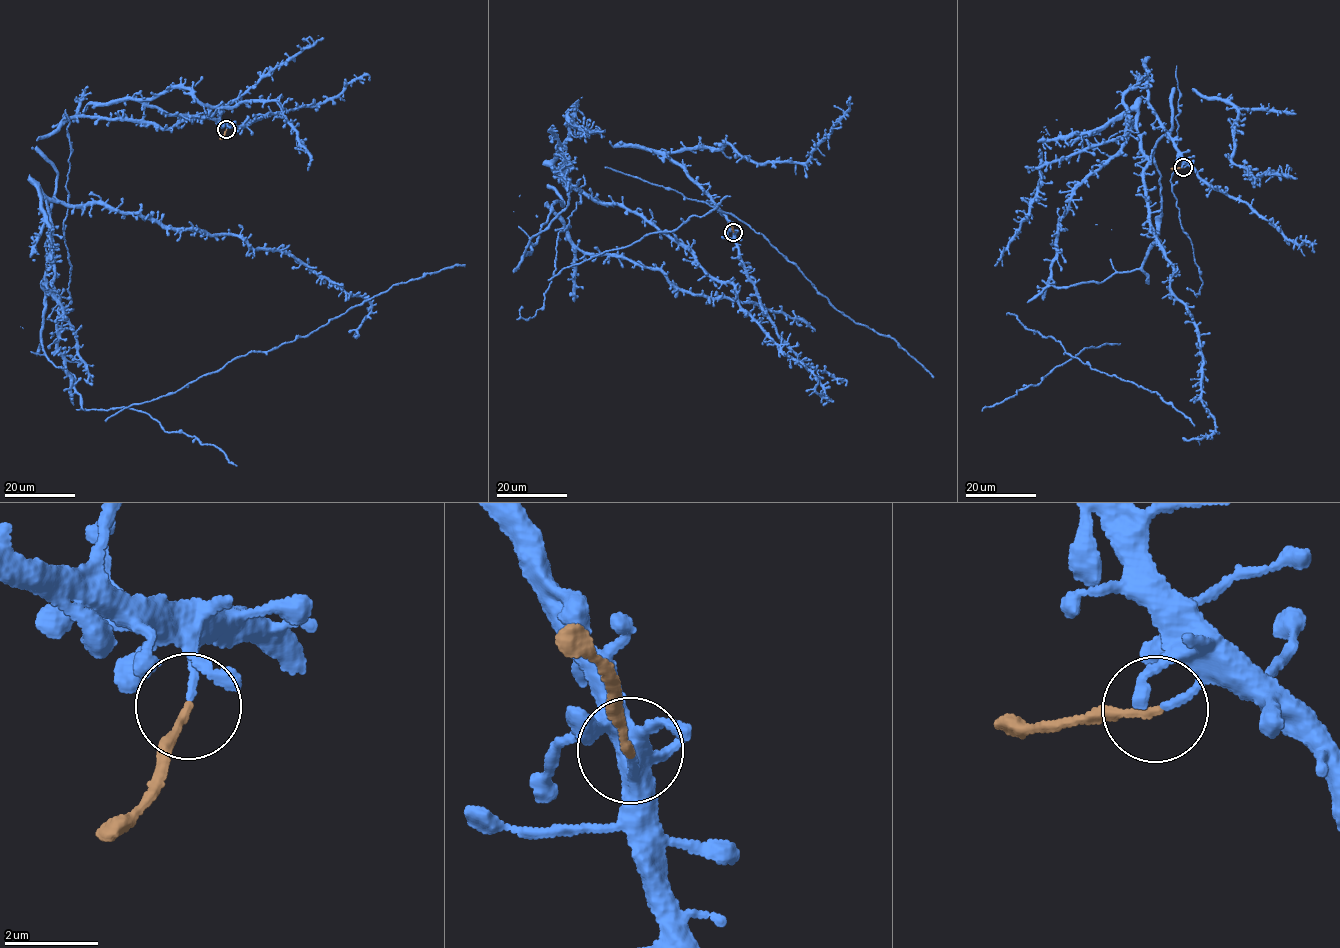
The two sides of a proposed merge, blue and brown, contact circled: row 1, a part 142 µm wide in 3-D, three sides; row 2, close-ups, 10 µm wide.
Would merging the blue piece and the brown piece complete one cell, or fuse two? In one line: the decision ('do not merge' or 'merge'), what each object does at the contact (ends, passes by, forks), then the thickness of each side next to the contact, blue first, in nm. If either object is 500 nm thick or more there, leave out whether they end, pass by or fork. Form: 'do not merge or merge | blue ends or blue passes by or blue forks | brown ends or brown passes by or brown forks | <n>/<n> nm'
do not merge | blue ends | brown ends | 150/150 nm

